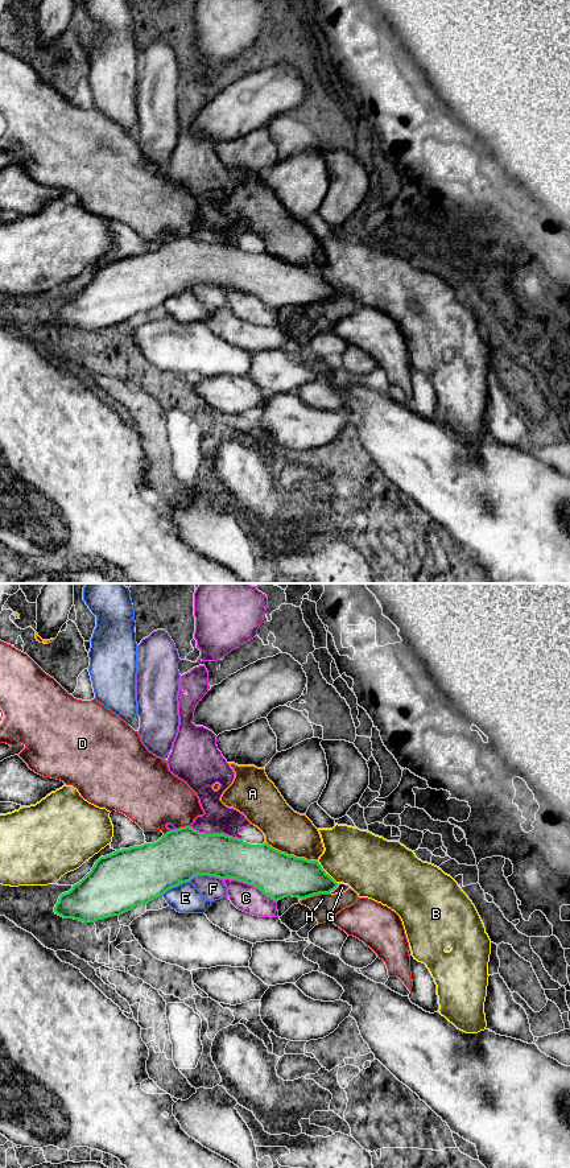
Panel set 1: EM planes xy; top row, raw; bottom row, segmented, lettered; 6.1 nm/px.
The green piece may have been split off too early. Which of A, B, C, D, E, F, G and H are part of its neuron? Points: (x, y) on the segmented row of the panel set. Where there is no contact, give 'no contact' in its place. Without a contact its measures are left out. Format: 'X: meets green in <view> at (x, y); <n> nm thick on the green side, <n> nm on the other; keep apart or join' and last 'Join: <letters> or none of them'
A: meets green in xy at (292, 855); 280 nm thick on the green side, 260 nm on the other; keep apart
B: meets green in xy at (325, 873); 260 nm thick on the green side, 340 nm on the other; keep apart
C: meets green in xy at (250, 883); 280 nm thick on the green side, 160 nm on the other; keep apart
D: meets green in xy at (182, 828); 320 nm thick on the green side, 360 nm on the other; keep apart
E: meets green in xy at (174, 886); 360 nm thick on the green side, 180 nm on the other; keep apart
F: meets green in xy at (205, 874); 320 nm thick on the green side, 150 nm on the other; keep apart
G: meets green in xy at (334, 888); 240 nm thick on the green side, 60 nm on the other; keep apart
H: meets green in xy at (316, 894); 280 nm thick on the green side, 160 nm on the other; keep apart
Join: none of them

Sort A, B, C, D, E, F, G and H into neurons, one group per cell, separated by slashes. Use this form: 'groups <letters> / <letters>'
groups A / B / C / D / E / F / G H

